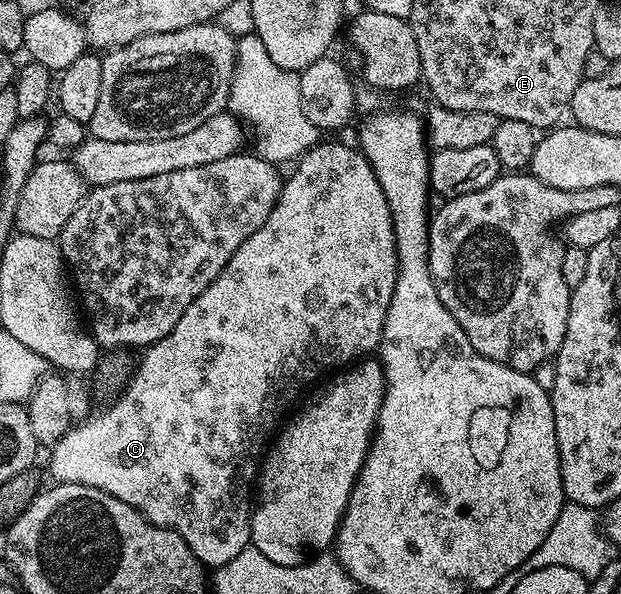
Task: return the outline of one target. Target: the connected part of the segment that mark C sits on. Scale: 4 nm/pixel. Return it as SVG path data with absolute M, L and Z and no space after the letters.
M323 140L298 159L293 169L295 171L288 178L286 175L277 204L273 212L269 212L265 224L261 224L261 228L257 228L257 232L253 232L253 236L249 236L249 240L245 240L245 244L233 252L229 264L225 264L217 280L213 280L213 284L209 284L209 288L205 288L205 292L201 292L201 296L197 296L197 300L185 308L173 332L142 351L143 359L140 362L138 359L126 388L108 405L111 407L101 411L96 418L85 419L80 426L72 425L49 450L51 459L47 462L47 470L51 473L52 483L85 484L89 488L101 488L101 492L109 492L109 496L117 496L117 500L141 512L155 526L164 526L181 535L193 556L197 556L197 560L207 568L229 564L233 556L237 556L237 552L241 552L250 543L253 483L265 447L284 421L283 413L294 404L295 397L322 374L350 367L378 351L389 300L393 300L393 288L397 284L397 248L389 204L385 200L385 192L381 192L381 184L377 184L373 168L362 153L358 149L344 146L338 140Z

